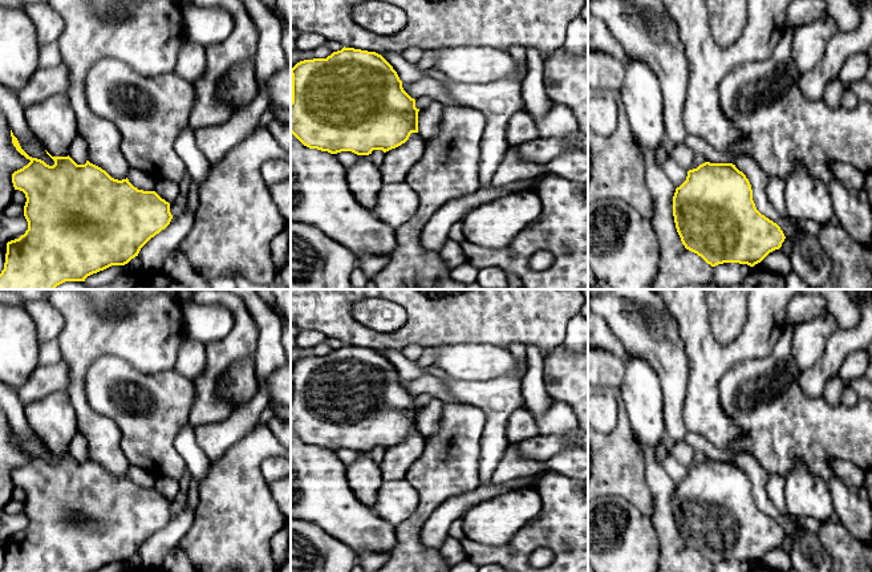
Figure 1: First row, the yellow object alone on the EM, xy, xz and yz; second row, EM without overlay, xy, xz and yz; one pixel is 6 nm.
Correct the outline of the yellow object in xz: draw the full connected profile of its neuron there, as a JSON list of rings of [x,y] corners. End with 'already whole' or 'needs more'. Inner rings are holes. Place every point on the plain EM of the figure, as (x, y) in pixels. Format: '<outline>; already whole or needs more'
[[[344,344],[327,356],[297,360],[291,373],[291,430],[309,446],[369,453],[373,447],[396,446],[418,430],[415,397],[403,388],[393,364],[376,349]]]; already whole

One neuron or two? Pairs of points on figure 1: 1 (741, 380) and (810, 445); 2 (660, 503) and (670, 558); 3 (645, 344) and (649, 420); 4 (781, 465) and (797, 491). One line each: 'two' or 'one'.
1: one
2: one
3: two
4: two

